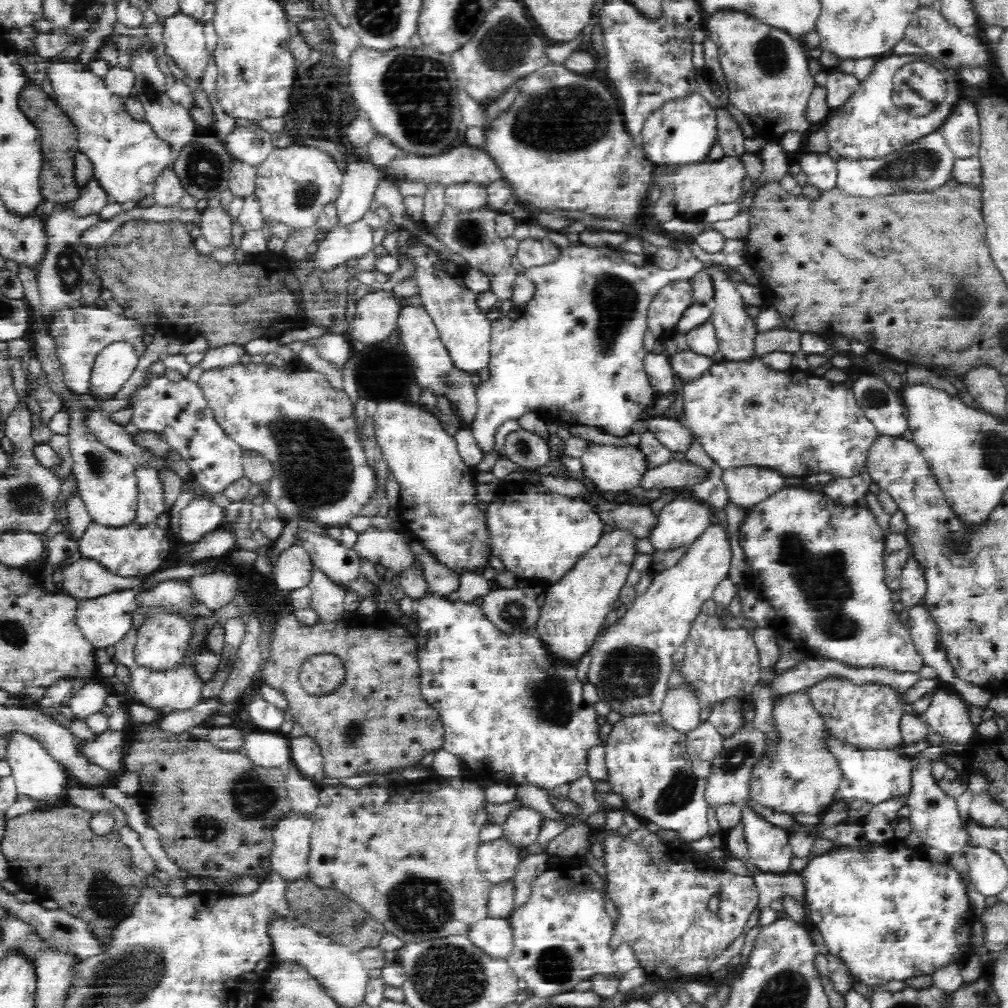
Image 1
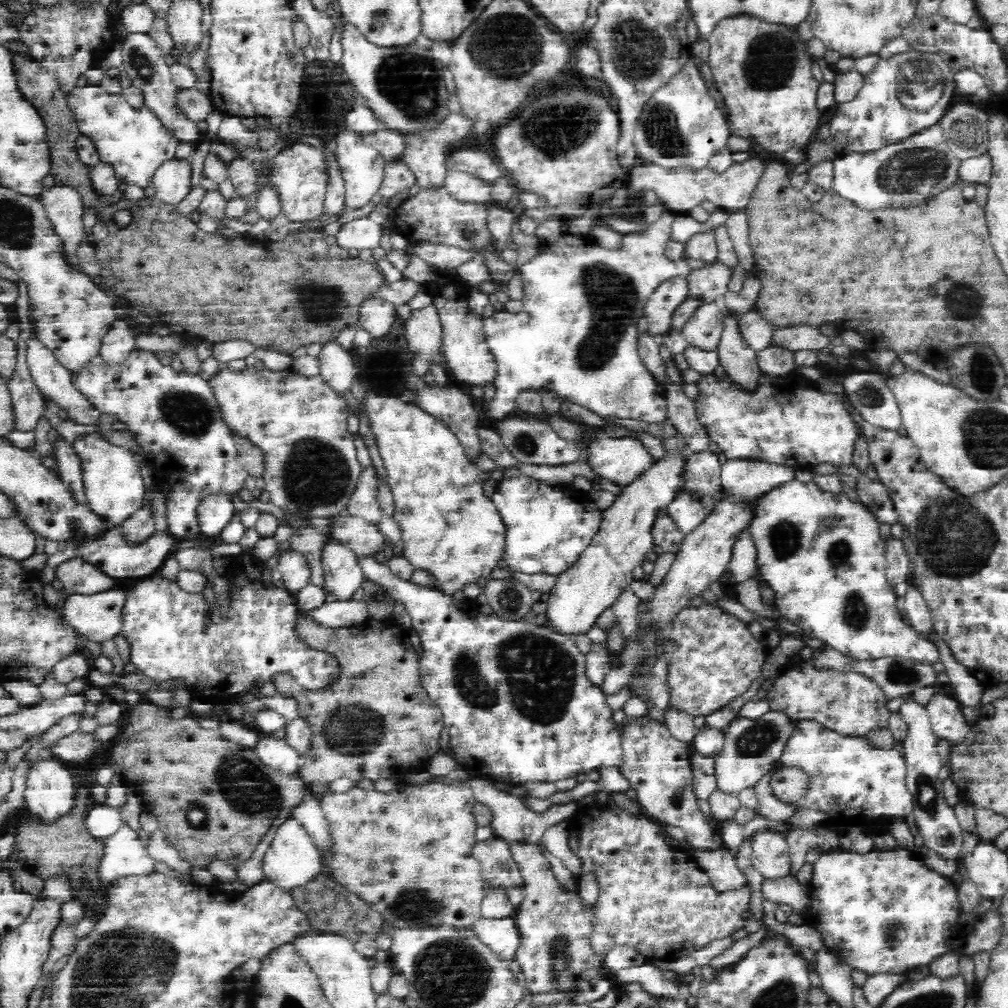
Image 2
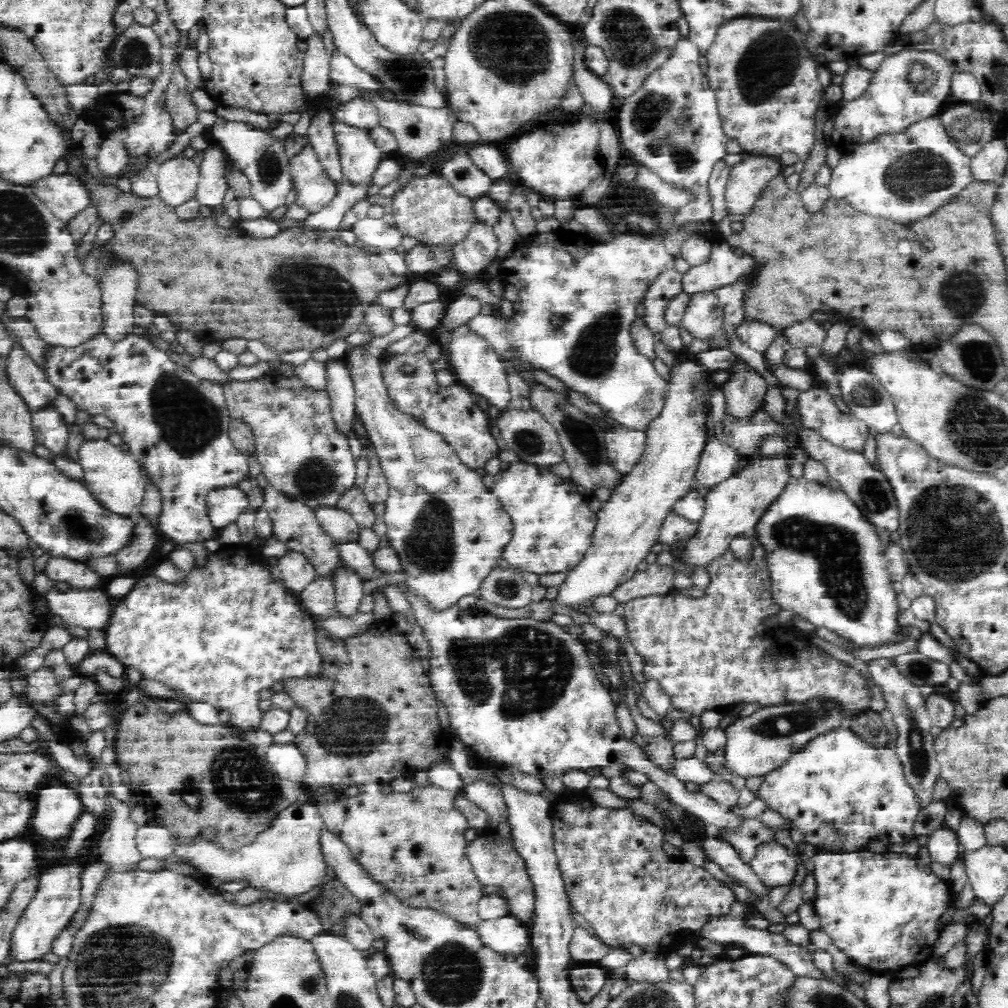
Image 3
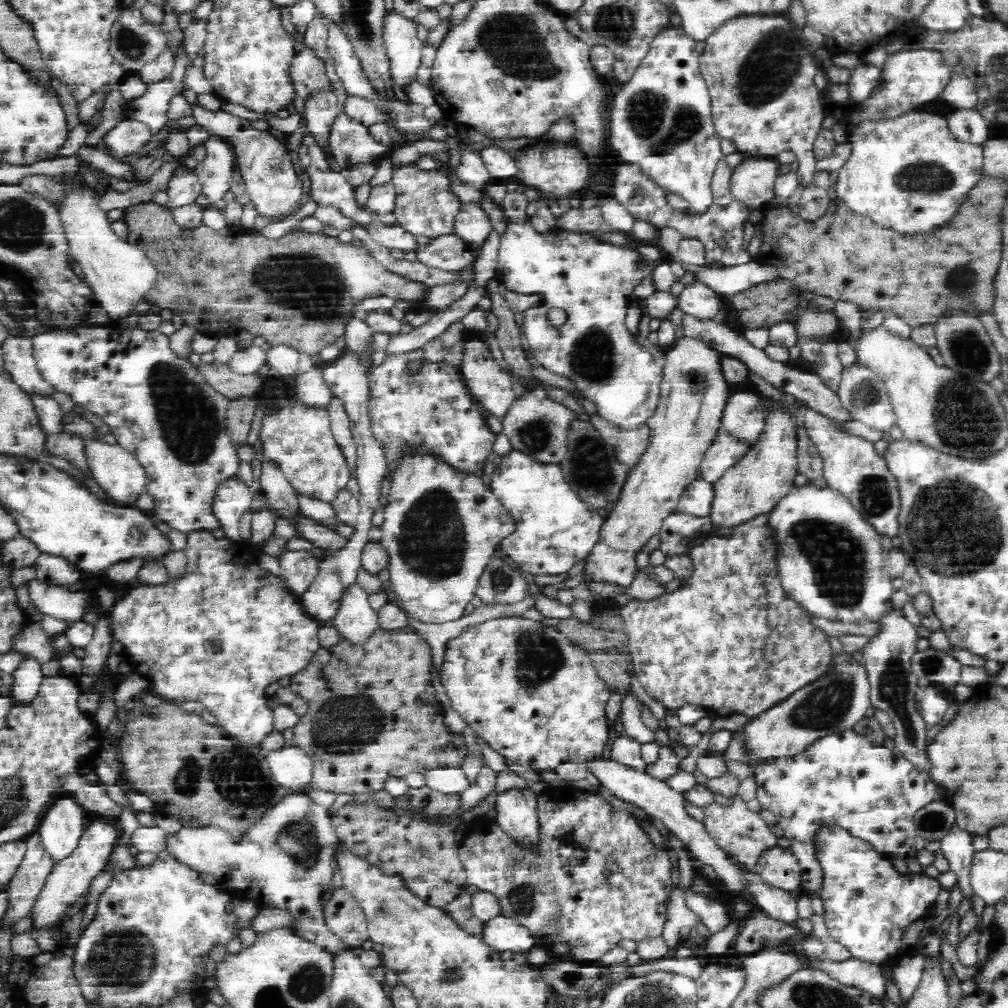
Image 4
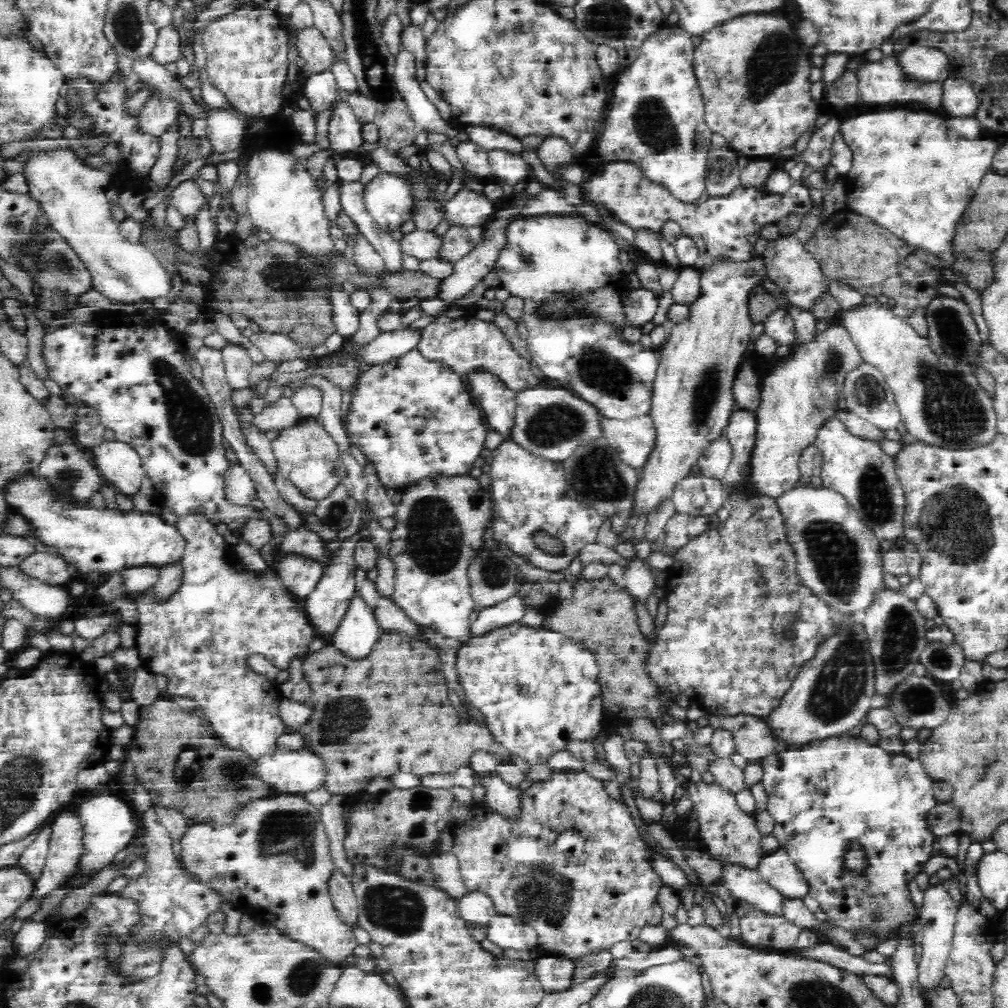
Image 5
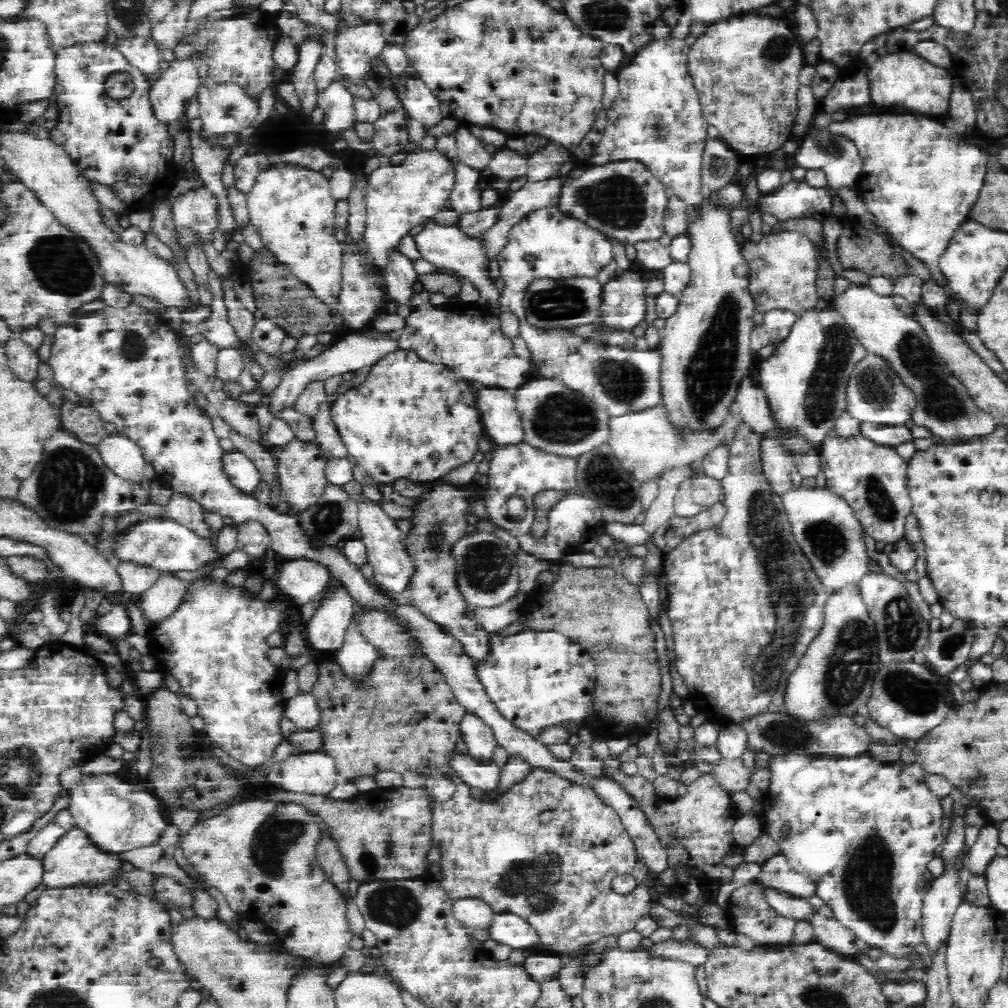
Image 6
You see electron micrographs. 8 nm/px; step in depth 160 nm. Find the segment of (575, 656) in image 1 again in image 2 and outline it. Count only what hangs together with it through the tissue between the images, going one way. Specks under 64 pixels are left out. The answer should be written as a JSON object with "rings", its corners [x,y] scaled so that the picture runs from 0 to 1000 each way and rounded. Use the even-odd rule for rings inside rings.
{"rings":[[[673,427],[659,434],[656,438],[659,442],[659,450],[653,456],[648,457],[645,463],[639,465],[639,468],[630,472],[630,475],[619,481],[617,488],[610,492],[609,499],[605,504],[596,506],[596,517],[586,540],[575,550],[575,554],[571,556],[567,563],[554,570],[550,583],[545,585],[542,619],[547,621],[550,626],[567,631],[581,629],[589,621],[595,609],[602,603],[607,603],[613,590],[625,581],[628,576],[628,565],[632,562],[637,562],[641,558],[643,548],[647,548],[647,542],[650,542],[647,529],[649,516],[651,516],[653,508],[661,506],[667,496],[677,488],[684,449],[681,439],[673,432]]]}

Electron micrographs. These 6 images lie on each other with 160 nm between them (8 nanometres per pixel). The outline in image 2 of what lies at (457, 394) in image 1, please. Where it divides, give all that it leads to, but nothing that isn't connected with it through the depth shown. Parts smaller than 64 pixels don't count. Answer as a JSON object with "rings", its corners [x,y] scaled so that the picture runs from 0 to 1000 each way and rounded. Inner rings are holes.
{"rings":[[[430,303],[423,304],[419,307],[409,307],[407,313],[402,324],[406,347],[420,353],[425,361],[427,356],[431,356],[433,360],[440,363],[438,350],[439,326],[435,307]]]}

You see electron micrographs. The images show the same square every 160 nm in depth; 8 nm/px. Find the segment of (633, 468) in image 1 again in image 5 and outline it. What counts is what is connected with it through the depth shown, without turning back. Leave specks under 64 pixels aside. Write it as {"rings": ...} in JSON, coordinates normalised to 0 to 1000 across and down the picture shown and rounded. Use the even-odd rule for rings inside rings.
{"rings":[[[645,410],[623,417],[606,416],[596,412],[597,431],[613,447],[619,460],[636,466],[651,442],[651,424]]]}

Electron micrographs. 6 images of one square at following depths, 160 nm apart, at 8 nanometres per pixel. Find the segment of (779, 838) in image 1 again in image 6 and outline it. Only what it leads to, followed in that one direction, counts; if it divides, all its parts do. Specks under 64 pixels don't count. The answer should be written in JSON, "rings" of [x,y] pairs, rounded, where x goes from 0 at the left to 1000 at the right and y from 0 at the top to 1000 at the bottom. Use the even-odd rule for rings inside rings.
{"rings":[[[776,847],[761,853],[755,858],[755,862],[752,873],[762,882],[778,885],[790,891],[804,891],[810,888],[809,875],[789,863]]]}

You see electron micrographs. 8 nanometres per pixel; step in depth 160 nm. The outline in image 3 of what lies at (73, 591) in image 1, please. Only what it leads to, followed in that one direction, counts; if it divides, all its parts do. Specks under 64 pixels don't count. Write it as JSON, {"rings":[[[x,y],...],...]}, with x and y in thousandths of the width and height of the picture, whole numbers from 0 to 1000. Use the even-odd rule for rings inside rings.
{"rings":[[[50,554],[43,564],[52,577],[65,577],[71,584],[93,584],[101,580],[100,572],[85,559],[66,554]]]}

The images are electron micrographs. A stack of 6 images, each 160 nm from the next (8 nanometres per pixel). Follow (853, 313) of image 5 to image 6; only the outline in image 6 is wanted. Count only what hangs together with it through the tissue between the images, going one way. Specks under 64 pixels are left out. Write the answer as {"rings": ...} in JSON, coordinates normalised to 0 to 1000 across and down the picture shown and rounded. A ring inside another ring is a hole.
{"rings":[[[843,280],[835,292],[827,294],[825,302],[847,327],[859,349],[879,355],[883,364],[909,390],[907,421],[921,425],[925,433],[938,438],[968,437],[986,429],[988,421],[984,414],[968,404],[956,382],[926,352],[913,322],[893,309],[886,297],[873,294],[861,282]]]}

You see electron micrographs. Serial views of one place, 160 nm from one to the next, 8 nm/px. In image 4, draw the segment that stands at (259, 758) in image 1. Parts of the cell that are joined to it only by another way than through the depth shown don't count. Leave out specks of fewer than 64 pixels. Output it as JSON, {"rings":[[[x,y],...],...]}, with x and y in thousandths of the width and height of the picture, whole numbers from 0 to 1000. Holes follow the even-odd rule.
{"rings":[[[286,740],[263,748],[263,752],[276,780],[300,786],[304,778],[309,778],[312,758],[298,742]]]}

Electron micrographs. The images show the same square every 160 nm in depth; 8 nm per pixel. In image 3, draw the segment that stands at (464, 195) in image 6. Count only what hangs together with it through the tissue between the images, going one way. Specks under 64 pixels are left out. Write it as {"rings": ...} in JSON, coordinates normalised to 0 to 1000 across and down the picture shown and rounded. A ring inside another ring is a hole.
{"rings":[[[471,216],[463,233],[449,243],[449,250],[452,254],[452,268],[457,273],[480,274],[483,264],[494,250],[489,224]]]}

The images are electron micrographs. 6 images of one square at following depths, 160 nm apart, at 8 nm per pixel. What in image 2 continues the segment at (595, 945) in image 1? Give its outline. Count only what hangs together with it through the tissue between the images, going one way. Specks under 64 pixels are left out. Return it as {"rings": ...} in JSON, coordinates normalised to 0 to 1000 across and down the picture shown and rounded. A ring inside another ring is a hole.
{"rings":[[[516,832],[506,834],[505,842],[521,876],[520,891],[514,898],[515,903],[511,911],[512,919],[516,924],[516,938],[512,942],[510,952],[514,954],[527,986],[533,987],[551,982],[547,974],[549,968],[545,958],[547,955],[545,935],[556,928],[563,930],[563,943],[567,953],[565,959],[569,967],[573,968],[582,962],[599,963],[598,950],[591,948],[584,936],[588,898],[579,902],[579,896],[573,885],[559,883],[546,861],[546,856],[536,847],[531,837]],[[644,953],[612,964],[600,963],[600,965],[605,970],[608,969],[620,976],[633,974],[633,976],[637,976],[637,980],[641,984],[645,984],[651,989],[673,989],[673,974],[668,971],[663,972],[659,968],[659,963]]]}

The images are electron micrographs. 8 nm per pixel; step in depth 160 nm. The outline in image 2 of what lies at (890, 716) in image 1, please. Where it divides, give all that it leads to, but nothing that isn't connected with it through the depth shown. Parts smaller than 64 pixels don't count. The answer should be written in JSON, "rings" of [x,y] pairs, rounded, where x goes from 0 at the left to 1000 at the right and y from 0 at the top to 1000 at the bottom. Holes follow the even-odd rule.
{"rings":[[[794,655],[791,658],[782,657],[776,660],[770,669],[763,673],[766,675],[760,694],[764,703],[779,706],[786,713],[802,713],[810,715],[817,722],[825,723],[834,730],[859,731],[859,728],[869,722],[881,722],[880,712],[885,708],[880,702],[876,685],[857,668],[847,666],[829,666],[829,664],[812,664],[804,655]]]}

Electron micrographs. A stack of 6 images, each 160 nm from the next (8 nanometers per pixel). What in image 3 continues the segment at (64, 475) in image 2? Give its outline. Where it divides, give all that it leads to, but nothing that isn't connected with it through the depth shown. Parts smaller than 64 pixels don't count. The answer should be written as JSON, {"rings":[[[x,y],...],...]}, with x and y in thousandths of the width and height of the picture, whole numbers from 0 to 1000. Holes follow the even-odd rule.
{"rings":[[[53,401],[40,405],[32,411],[32,421],[37,440],[42,440],[53,450],[65,454],[64,442],[68,432],[68,421]]]}

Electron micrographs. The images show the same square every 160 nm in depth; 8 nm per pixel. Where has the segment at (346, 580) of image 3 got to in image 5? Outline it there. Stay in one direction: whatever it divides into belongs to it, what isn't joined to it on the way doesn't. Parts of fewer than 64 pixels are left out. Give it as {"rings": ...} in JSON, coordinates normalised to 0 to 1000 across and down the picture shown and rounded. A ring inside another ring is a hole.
{"rings":[[[351,591],[335,625],[329,629],[327,639],[343,653],[359,655],[367,649],[369,642],[375,637],[377,632],[375,623],[376,619],[371,613],[371,608],[360,595]]]}

